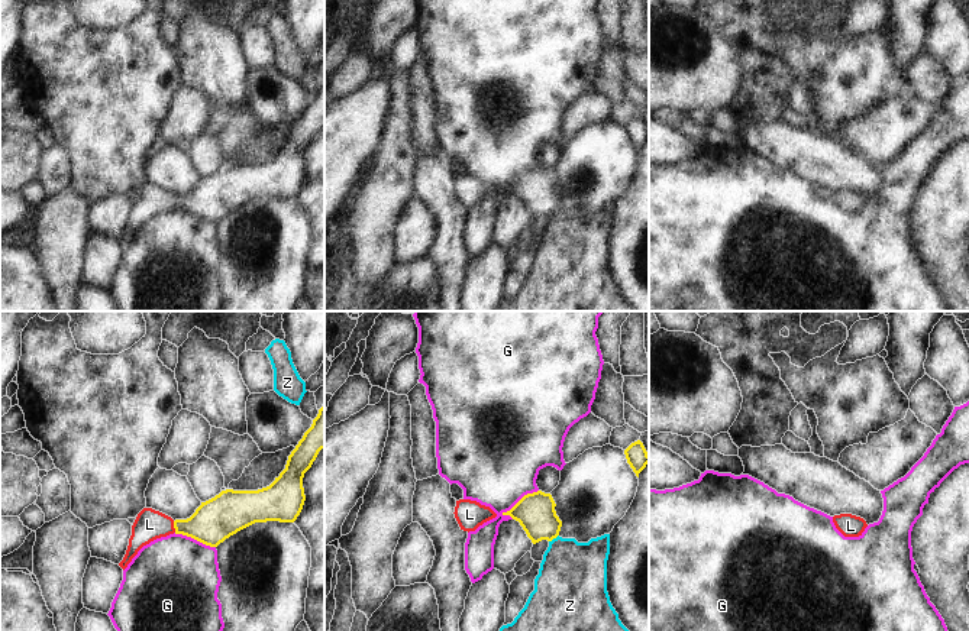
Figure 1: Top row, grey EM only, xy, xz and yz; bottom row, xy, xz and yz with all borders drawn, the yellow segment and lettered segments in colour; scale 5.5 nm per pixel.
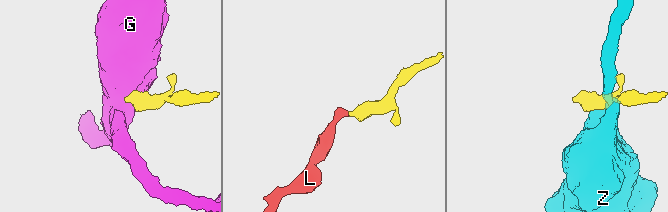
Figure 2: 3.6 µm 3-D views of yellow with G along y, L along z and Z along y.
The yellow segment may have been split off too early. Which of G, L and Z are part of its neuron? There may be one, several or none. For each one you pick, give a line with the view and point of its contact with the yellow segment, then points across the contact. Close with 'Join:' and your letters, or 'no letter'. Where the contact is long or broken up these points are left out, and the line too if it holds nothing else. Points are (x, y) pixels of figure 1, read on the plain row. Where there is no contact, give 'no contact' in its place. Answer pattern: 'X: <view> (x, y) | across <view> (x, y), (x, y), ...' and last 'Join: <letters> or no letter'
L: xy (174, 203) | across xy (217, 194), (206, 201), (174, 203), (149, 200)
Join: L

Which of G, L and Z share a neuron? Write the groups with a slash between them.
G / L / Z

